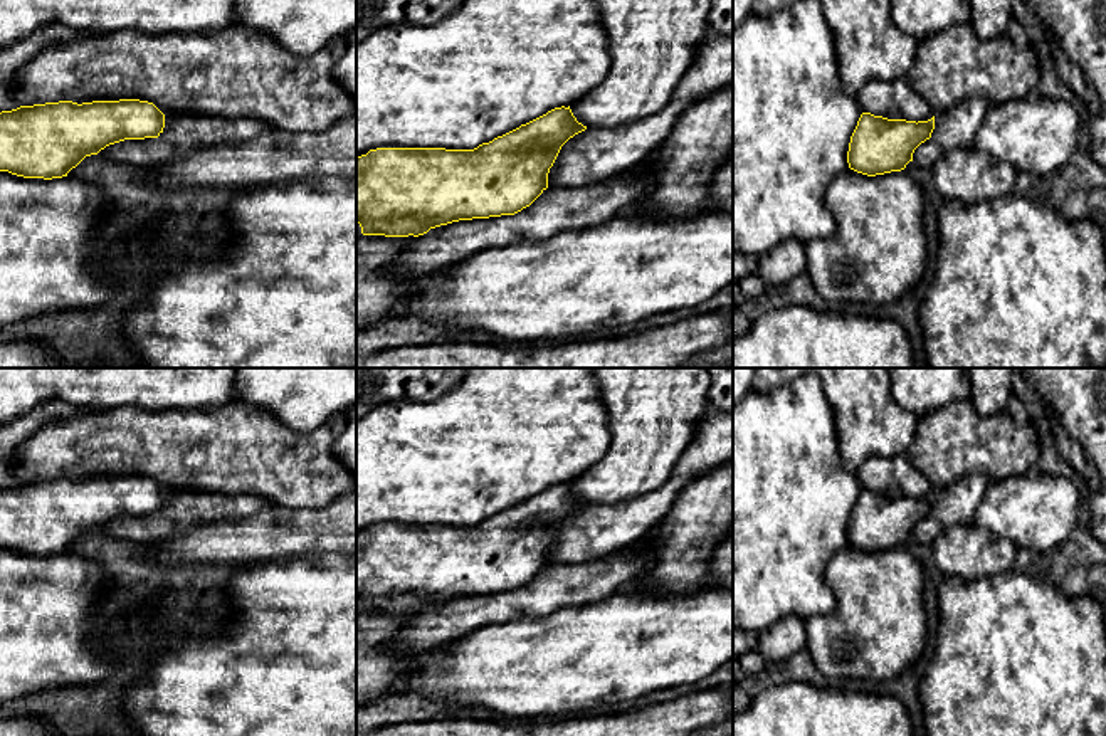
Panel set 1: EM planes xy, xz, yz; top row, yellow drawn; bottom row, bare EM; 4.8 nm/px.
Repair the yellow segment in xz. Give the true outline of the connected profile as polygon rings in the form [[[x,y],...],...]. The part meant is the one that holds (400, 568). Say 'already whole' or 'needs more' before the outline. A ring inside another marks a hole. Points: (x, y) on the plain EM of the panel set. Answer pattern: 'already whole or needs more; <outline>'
already whole; [[[561,482],[474,526],[370,526],[356,534],[356,600],[363,612],[419,613],[430,605],[459,597],[514,591],[529,583],[548,565],[548,549],[561,523],[585,506],[587,502],[577,497],[570,482]]]

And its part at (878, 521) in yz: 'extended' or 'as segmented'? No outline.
as segmented

